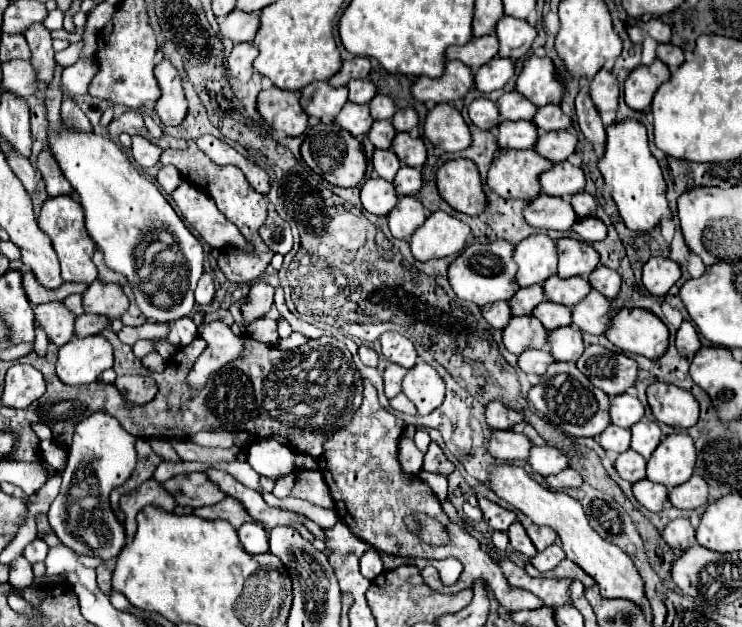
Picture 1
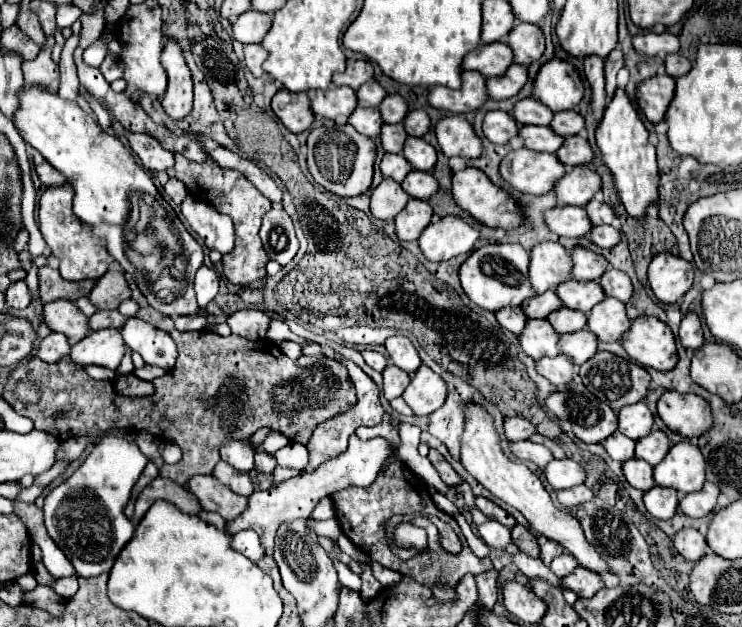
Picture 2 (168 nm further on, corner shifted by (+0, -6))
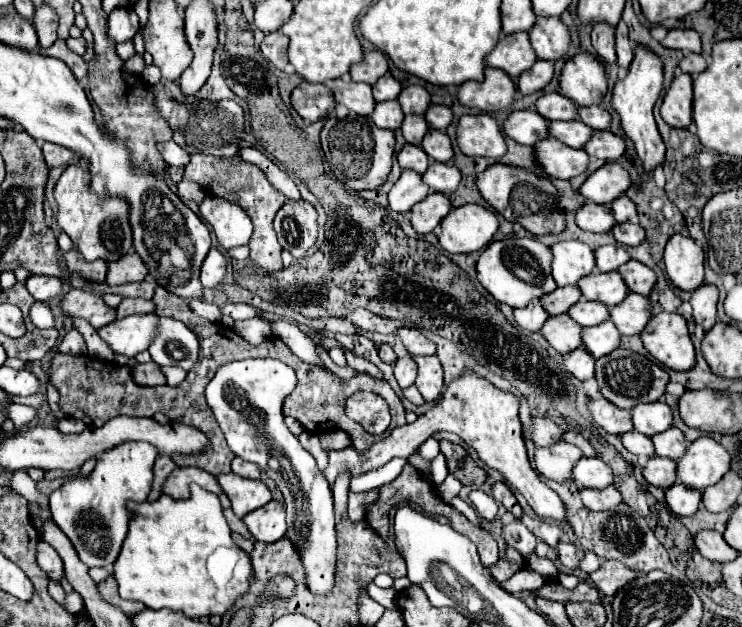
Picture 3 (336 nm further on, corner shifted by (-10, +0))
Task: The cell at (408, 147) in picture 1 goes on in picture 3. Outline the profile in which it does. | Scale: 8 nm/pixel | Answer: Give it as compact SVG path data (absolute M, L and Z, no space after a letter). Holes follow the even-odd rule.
M428 130L428 134L422 140L422 150L432 160L438 160L438 162L450 162L450 158L454 156L448 134L444 134L440 130Z

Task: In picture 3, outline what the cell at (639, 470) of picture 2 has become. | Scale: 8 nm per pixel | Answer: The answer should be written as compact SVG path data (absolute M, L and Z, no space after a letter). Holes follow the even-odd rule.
M652 456L642 470L648 484L658 488L670 488L676 482L676 462L672 458Z

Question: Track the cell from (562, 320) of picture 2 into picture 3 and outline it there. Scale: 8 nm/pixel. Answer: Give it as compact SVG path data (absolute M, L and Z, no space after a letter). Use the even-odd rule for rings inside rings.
M580 300L576 302L570 310L568 310L568 316L574 318L580 326L596 326L596 324L602 324L610 318L610 312L608 312L608 306L600 304L600 302L590 302L590 300Z

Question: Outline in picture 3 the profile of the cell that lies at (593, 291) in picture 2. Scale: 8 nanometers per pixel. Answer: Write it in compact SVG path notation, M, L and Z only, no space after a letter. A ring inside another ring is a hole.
M594 272L590 276L584 276L578 282L578 288L582 290L584 298L602 302L608 308L620 304L620 300L624 300L628 296L628 286L624 284L624 280L618 272L608 272L608 274Z

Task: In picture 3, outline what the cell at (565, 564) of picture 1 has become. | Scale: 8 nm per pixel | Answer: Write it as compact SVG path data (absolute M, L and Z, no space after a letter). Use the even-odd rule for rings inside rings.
M606 560L600 570L590 574L590 580L598 590L602 590L606 596L616 596L620 588L624 588L628 582L636 578L636 572L620 564L618 560Z

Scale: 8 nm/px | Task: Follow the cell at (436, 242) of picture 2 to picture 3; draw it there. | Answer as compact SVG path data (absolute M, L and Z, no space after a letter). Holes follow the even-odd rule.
M466 204L450 210L440 226L440 246L450 254L468 254L490 244L498 230L498 218L480 204Z

